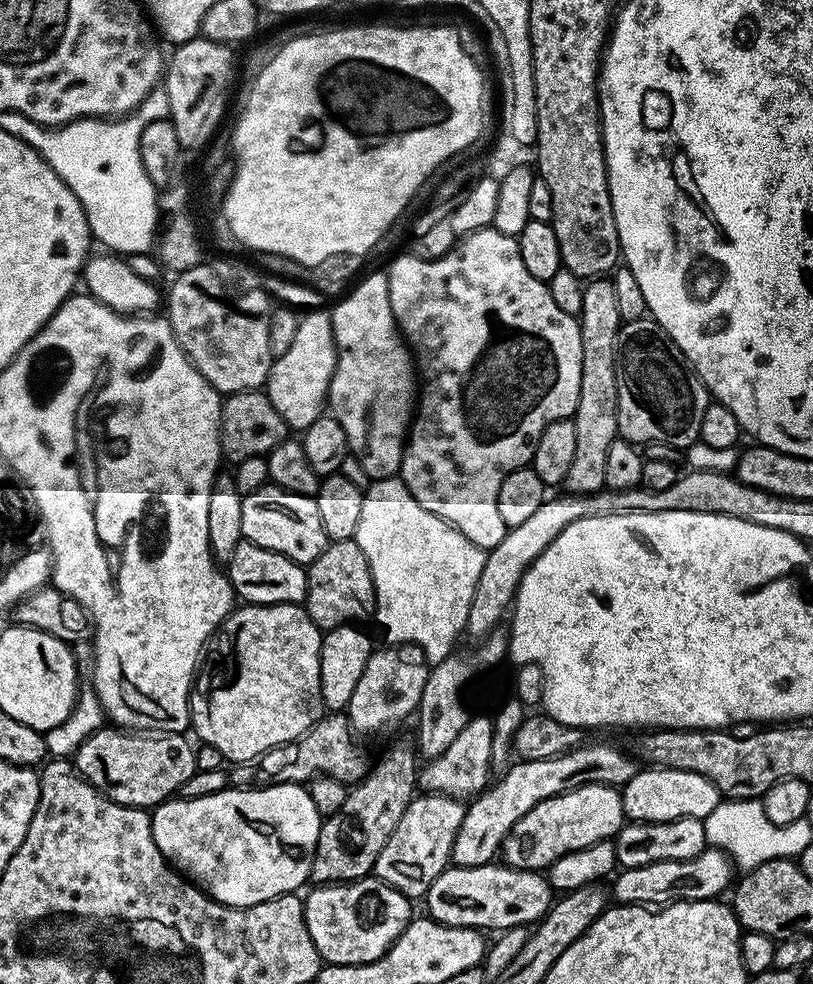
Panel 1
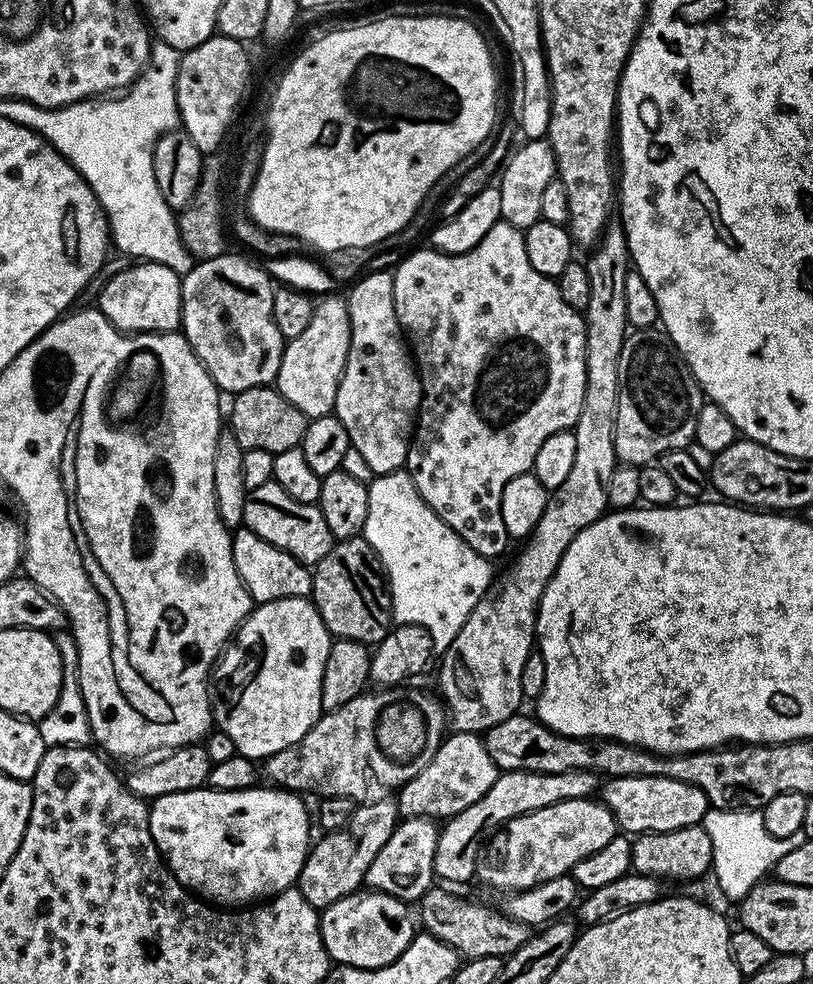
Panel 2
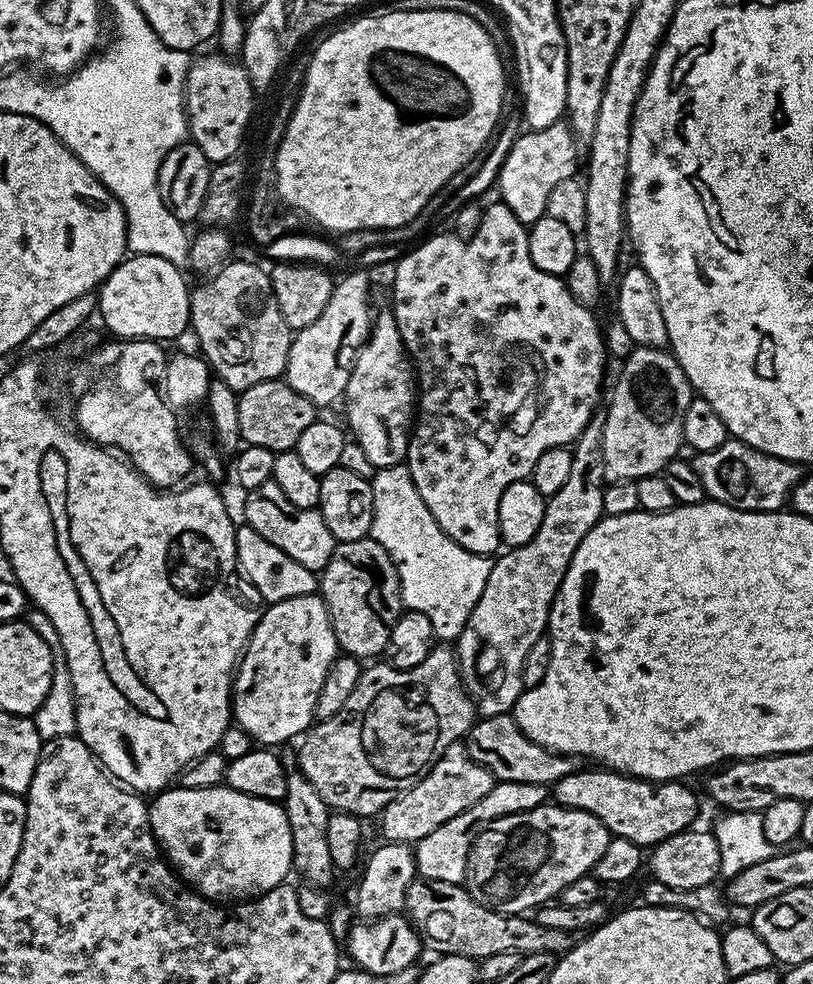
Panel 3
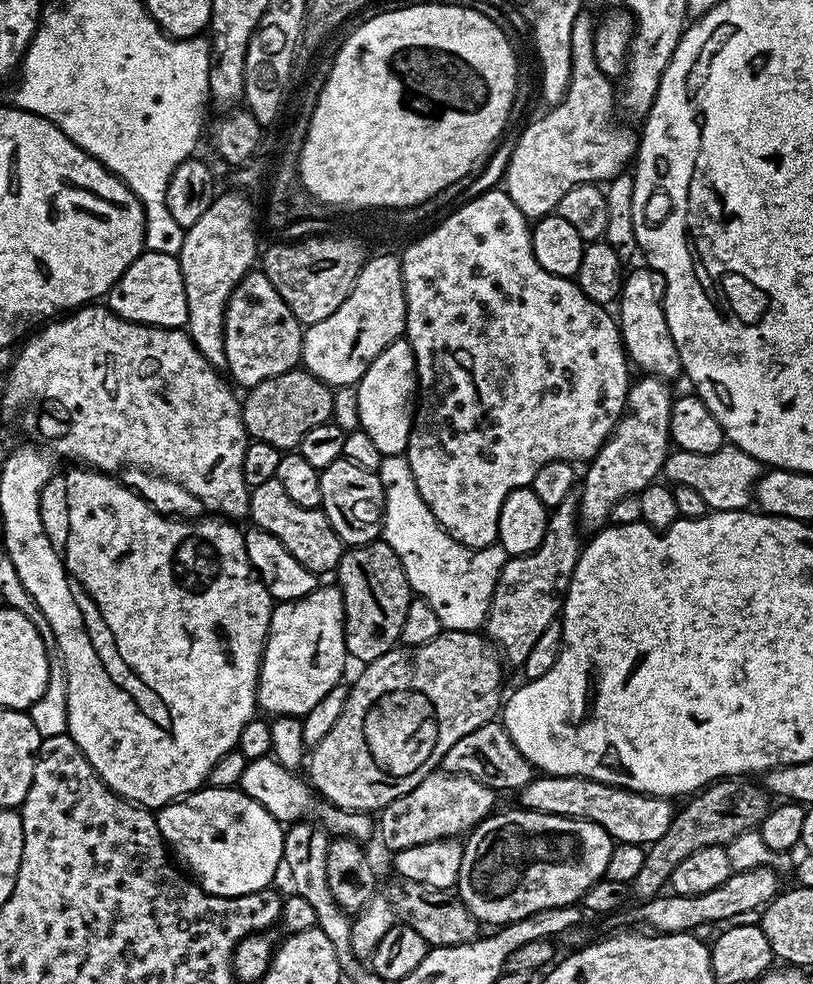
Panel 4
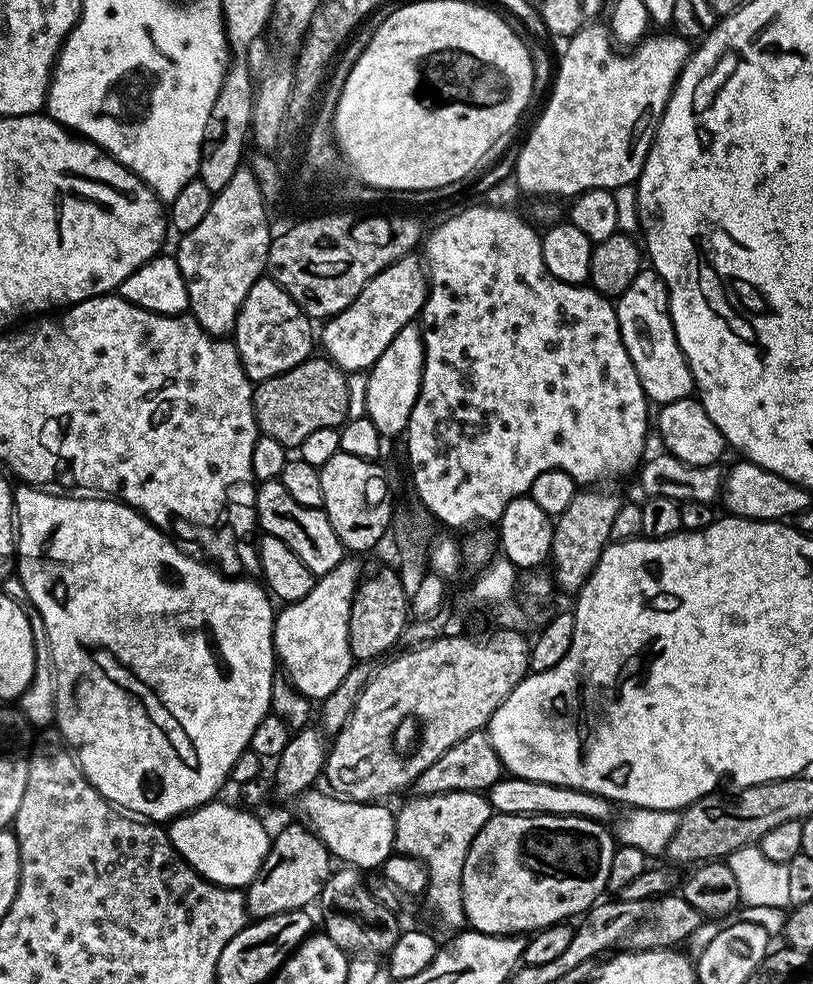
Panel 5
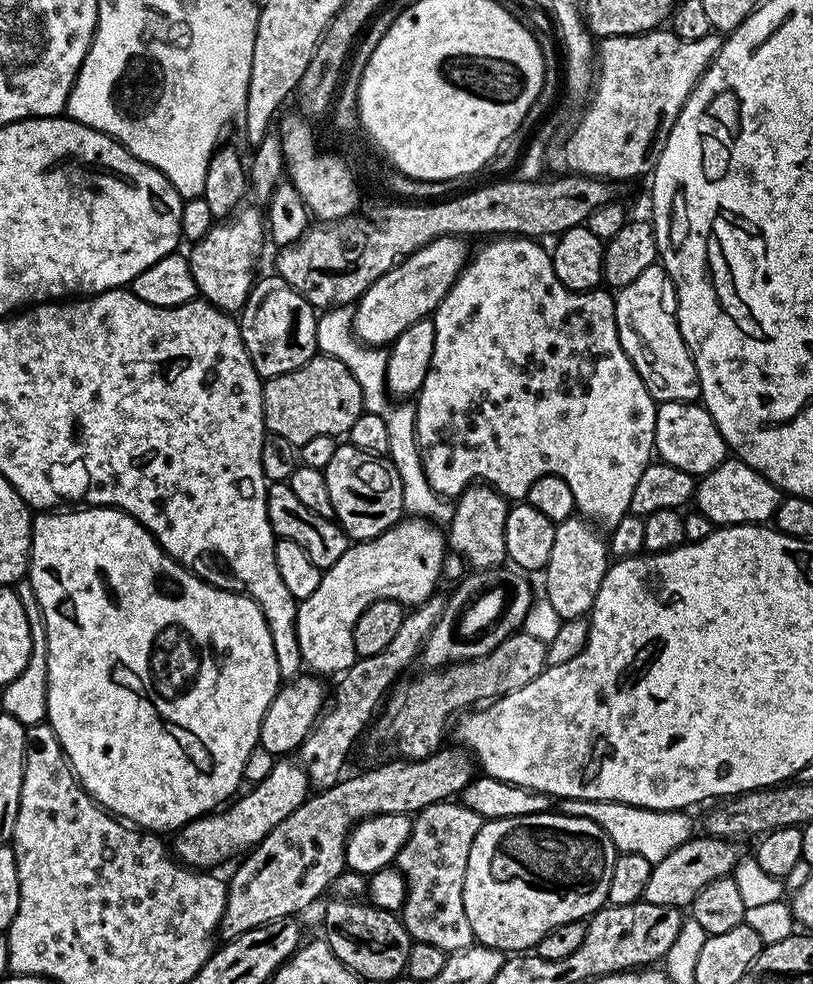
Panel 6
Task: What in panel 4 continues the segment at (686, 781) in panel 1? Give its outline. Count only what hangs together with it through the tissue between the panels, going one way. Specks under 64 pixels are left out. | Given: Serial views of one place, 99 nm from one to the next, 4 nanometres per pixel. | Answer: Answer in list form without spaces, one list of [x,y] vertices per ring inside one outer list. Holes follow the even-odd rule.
[[[537,775],[525,788],[520,789],[518,799],[521,809],[594,822],[602,826],[613,841],[641,846],[658,842],[658,838],[670,830],[670,822],[677,814],[677,809],[672,808],[671,799],[648,796],[645,792],[631,792],[629,788],[619,788],[581,776]]]

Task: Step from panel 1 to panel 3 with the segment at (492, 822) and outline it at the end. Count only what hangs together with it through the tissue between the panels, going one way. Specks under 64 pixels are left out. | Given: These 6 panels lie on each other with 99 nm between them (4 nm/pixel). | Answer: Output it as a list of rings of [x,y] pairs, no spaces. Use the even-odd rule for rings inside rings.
[[[502,780],[493,783],[490,794],[486,794],[486,798],[482,798],[474,806],[462,810],[462,814],[450,818],[450,822],[442,822],[442,826],[438,826],[438,830],[426,834],[426,838],[416,841],[414,851],[417,873],[425,880],[463,884],[468,855],[472,849],[472,843],[476,841],[481,830],[500,816],[509,816],[515,812],[525,812],[531,808],[541,807],[549,799],[549,796],[549,789],[545,785],[534,782]]]

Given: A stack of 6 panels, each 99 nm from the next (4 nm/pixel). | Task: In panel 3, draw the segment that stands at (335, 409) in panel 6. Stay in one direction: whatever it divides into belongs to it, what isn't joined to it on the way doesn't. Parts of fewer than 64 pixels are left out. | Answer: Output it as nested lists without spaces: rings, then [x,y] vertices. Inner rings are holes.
[[[283,379],[258,382],[258,386],[250,386],[245,392],[239,393],[238,397],[238,430],[240,431],[241,441],[244,444],[266,446],[266,450],[270,450],[271,452],[293,451],[298,438],[302,438],[302,433],[318,419],[317,405],[312,404],[310,398],[298,394],[298,390],[294,390]]]

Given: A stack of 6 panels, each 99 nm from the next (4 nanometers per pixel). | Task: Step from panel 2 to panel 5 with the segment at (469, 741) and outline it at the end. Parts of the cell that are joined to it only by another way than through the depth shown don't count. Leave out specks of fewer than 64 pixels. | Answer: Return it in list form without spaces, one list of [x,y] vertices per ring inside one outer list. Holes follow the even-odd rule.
[[[451,792],[450,794],[434,794],[433,796],[413,795],[412,800],[405,802],[401,808],[395,809],[396,814],[396,847],[395,851],[401,856],[409,856],[419,860],[428,872],[428,891],[426,901],[428,908],[452,930],[465,927],[464,903],[462,902],[462,866],[466,866],[468,848],[474,838],[486,826],[486,822],[494,815],[492,803],[483,792]]]

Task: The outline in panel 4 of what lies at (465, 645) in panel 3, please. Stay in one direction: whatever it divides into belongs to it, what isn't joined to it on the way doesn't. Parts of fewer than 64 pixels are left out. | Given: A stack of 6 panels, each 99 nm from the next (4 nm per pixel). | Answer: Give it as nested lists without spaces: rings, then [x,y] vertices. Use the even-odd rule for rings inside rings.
[[[570,495],[549,511],[546,534],[542,534],[539,546],[525,556],[511,557],[502,566],[488,607],[486,635],[497,649],[502,650],[503,659],[509,665],[523,666],[526,654],[530,654],[534,642],[538,642],[542,630],[557,623],[564,607],[564,595],[568,593],[570,578],[582,551],[580,535],[578,500],[575,495]]]

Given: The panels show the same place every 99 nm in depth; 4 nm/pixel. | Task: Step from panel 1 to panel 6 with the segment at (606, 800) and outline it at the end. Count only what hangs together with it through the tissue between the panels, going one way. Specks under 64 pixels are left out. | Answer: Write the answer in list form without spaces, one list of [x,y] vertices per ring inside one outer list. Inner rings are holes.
[[[549,810],[518,818],[484,820],[478,830],[478,838],[474,838],[474,846],[470,846],[470,858],[466,862],[466,882],[462,890],[462,906],[466,906],[466,918],[470,922],[475,943],[485,948],[495,948],[497,952],[505,954],[524,954],[535,949],[536,943],[550,930],[554,930],[554,926],[562,926],[562,922],[574,922],[595,916],[600,908],[605,907],[610,890],[610,874],[614,874],[617,855],[618,849],[612,843],[612,839],[593,820],[581,816],[566,816],[559,811]]]

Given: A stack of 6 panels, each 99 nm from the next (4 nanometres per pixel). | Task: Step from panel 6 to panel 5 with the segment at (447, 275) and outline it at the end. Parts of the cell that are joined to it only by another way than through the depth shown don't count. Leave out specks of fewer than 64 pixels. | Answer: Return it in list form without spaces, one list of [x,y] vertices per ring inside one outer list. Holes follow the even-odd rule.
[[[409,254],[393,262],[372,280],[366,282],[365,288],[358,294],[352,305],[323,325],[325,326],[323,355],[336,363],[339,368],[344,369],[345,373],[363,373],[371,368],[374,362],[378,362],[382,350],[386,350],[386,346],[390,346],[390,342],[394,342],[394,334],[398,334],[398,330],[402,330],[402,326],[413,323],[419,317],[420,312],[424,309],[424,299],[427,297],[428,278],[421,257]]]

